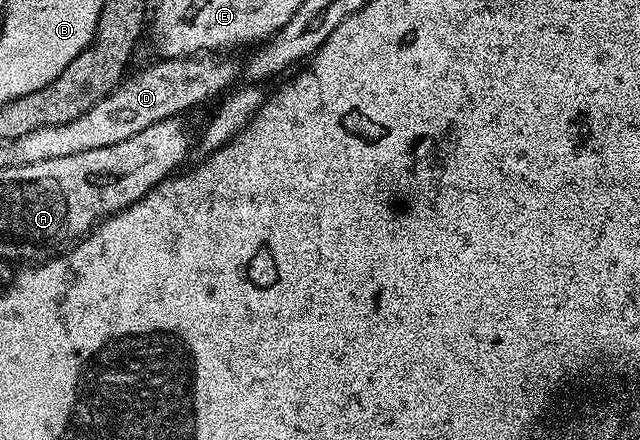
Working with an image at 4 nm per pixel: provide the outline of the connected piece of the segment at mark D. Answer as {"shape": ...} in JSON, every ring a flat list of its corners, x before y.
{"shape":[[195,55,193,57,168,57,158,59,155,65,142,69,139,73,131,72,106,97,101,97,94,105,88,107,82,115,77,115,68,123,58,126,36,126,16,141,18,153,23,162,43,161,44,159,60,159,60,155,75,155,80,151,92,151,96,147,108,147,112,143,120,143,137,132,144,131,160,120,185,114,185,109,198,105,208,97,214,97,228,85,240,77,240,65,230,55]]}

